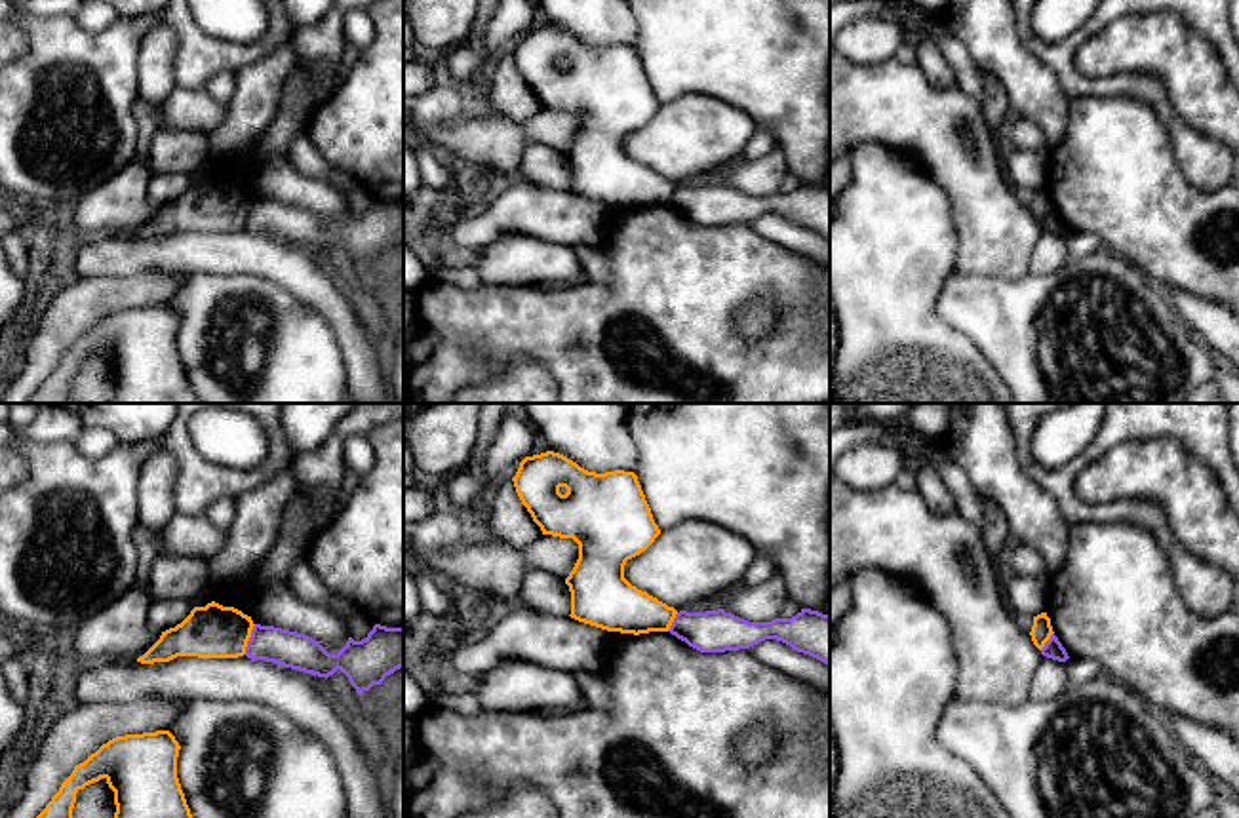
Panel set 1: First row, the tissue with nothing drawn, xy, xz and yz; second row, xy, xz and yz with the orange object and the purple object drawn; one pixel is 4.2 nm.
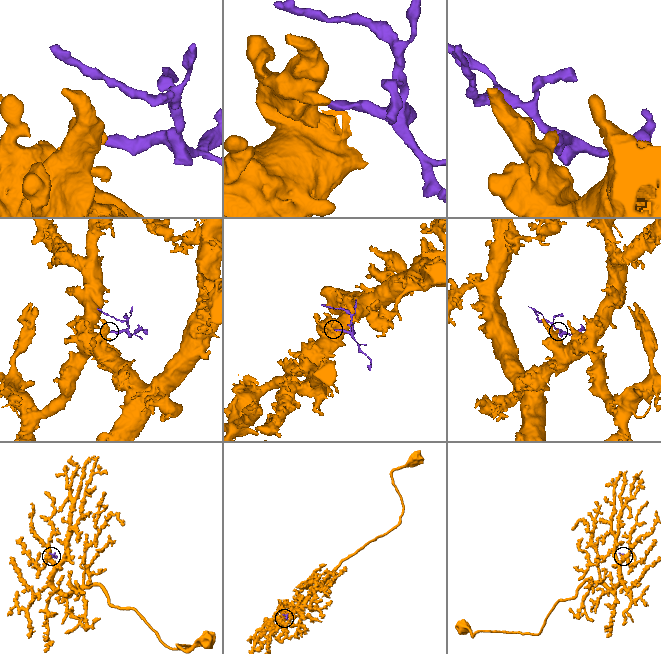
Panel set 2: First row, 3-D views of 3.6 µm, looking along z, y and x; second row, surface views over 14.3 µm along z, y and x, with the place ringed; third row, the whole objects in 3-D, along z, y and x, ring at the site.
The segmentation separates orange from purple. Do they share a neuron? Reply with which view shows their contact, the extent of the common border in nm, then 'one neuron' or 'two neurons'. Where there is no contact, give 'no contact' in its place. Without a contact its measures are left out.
xy | 140 nm | two neurons

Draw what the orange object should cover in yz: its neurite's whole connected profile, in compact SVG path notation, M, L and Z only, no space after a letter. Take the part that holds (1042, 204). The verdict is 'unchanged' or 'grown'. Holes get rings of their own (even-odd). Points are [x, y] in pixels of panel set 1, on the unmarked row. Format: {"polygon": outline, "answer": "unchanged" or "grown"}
{"polygon": "M1041 186L1037 190L1033 190L1033 200L1032 200L1032 215L1033 219L1041 224L1045 221L1045 217L1051 213L1052 209L1052 200L1051 200L1051 192L1047 190L1047 186Z", "answer": "unchanged"}

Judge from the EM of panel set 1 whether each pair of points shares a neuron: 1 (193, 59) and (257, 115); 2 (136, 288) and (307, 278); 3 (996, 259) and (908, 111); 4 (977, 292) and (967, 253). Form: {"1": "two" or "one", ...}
{"1": "two", "2": "two", "3": "one", "4": "two"}

